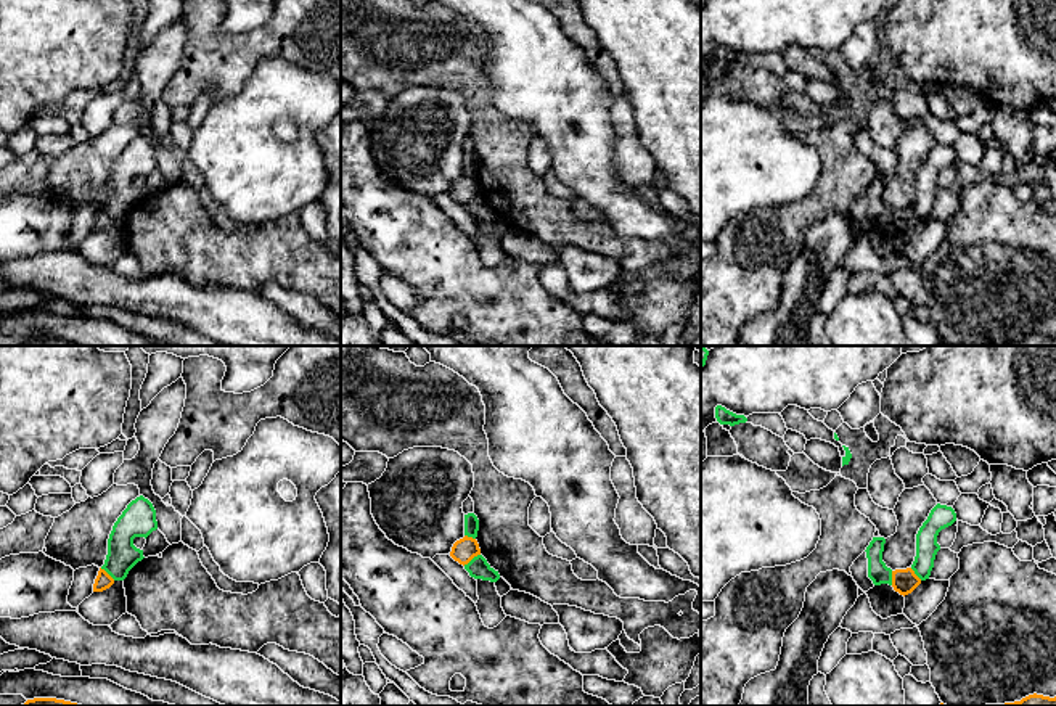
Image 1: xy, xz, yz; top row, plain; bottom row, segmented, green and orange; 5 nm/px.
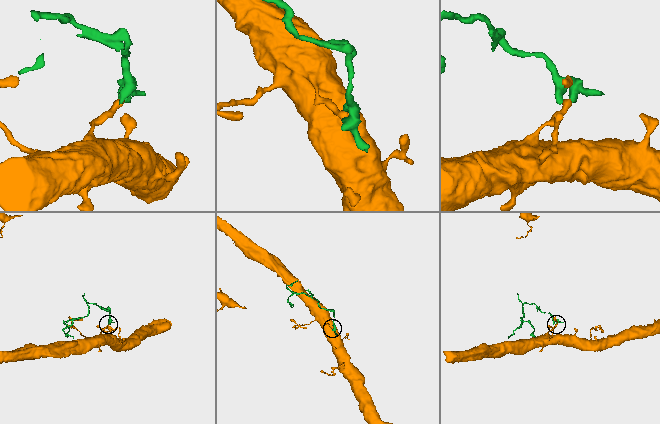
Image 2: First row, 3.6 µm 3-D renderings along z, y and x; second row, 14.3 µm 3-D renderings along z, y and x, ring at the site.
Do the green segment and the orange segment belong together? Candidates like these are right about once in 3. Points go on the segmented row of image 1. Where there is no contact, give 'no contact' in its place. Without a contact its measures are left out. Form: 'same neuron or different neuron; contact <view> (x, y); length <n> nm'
different neuron; contact xz (473, 558); length 110 nm

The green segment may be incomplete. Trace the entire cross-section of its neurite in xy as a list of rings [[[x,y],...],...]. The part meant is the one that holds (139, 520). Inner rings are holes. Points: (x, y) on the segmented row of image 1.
[[[143,495],[132,500],[117,521],[108,539],[108,555],[101,569],[114,581],[124,581],[129,571],[141,561],[143,550],[133,545],[135,537],[148,537],[158,529],[156,510]]]

